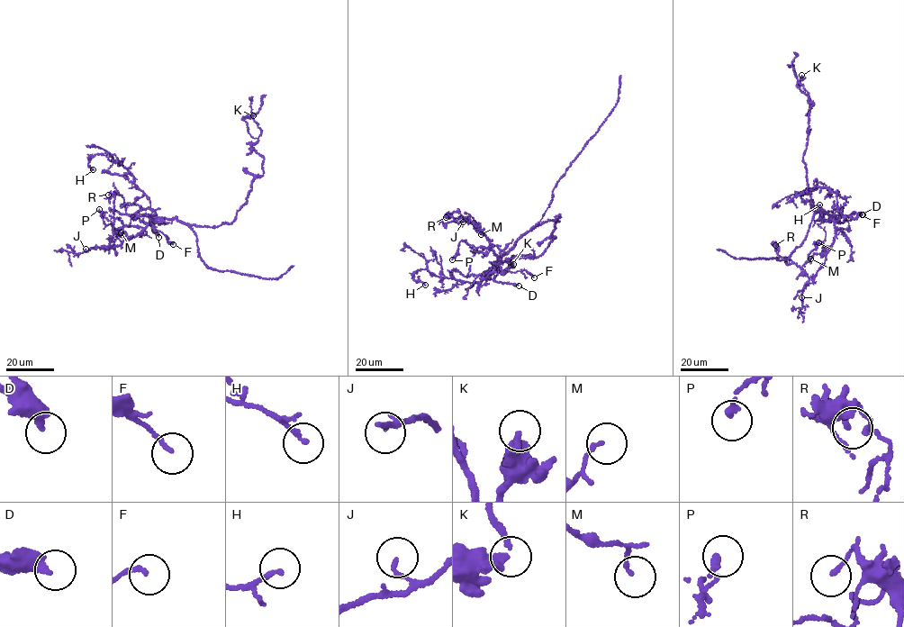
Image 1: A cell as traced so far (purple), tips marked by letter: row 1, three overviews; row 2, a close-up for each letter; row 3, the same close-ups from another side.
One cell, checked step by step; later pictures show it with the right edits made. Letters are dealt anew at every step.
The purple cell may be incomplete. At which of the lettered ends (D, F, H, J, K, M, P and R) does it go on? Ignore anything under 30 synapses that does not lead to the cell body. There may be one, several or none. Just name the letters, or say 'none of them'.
none of them

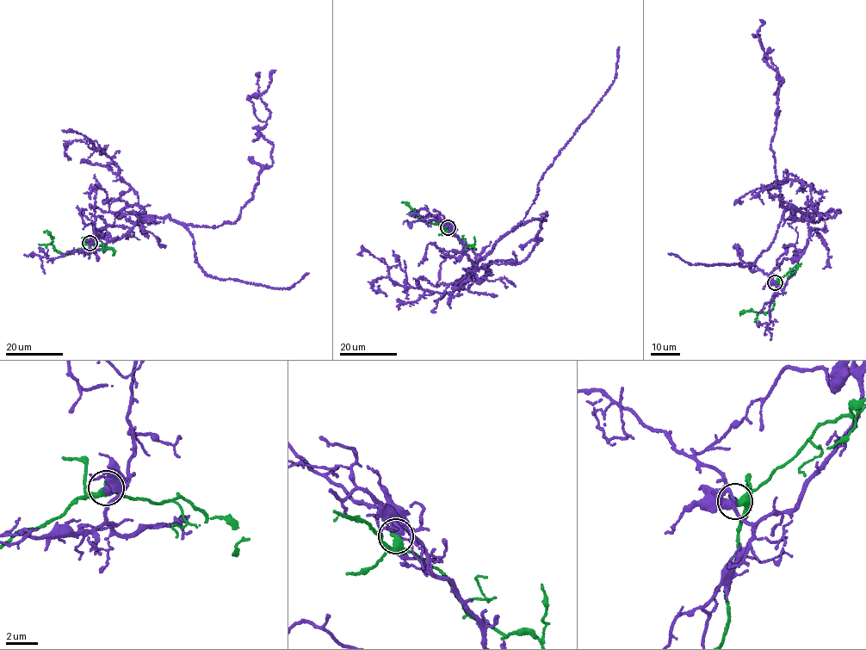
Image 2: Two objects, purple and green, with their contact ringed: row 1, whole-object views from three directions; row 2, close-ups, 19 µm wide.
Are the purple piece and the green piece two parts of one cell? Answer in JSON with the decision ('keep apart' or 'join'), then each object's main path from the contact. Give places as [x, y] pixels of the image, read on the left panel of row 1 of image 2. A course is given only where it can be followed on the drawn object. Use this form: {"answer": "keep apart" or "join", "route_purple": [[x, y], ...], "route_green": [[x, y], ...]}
{"answer": "keep apart", "route_purple": [[89, 242], [102, 249], [151, 215], [235, 221], [272, 164], [260, 97], [275, 70]], "route_green": [[89, 243], [66, 254], [54, 250], [50, 234], [44, 232]]}

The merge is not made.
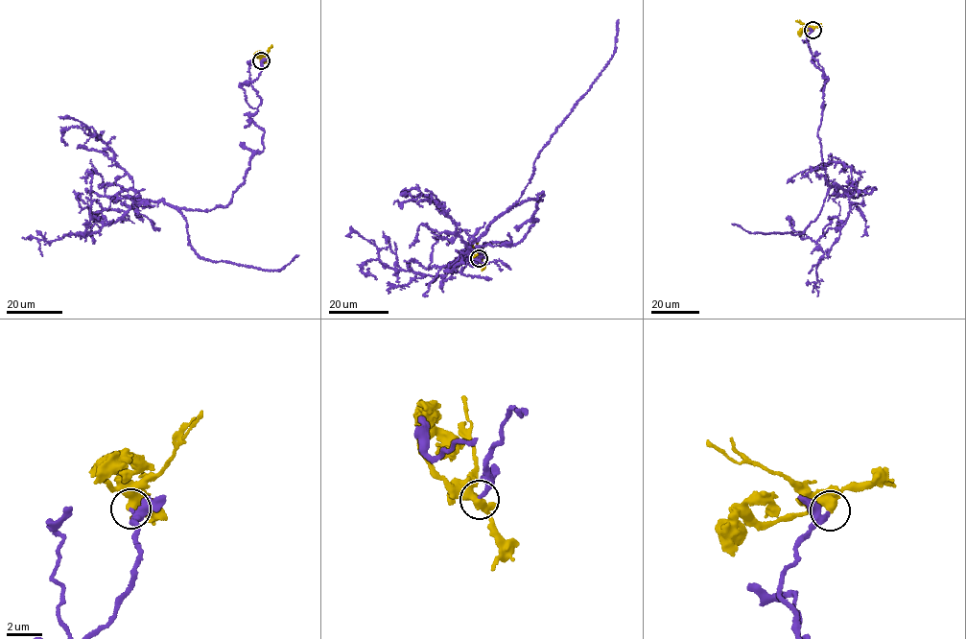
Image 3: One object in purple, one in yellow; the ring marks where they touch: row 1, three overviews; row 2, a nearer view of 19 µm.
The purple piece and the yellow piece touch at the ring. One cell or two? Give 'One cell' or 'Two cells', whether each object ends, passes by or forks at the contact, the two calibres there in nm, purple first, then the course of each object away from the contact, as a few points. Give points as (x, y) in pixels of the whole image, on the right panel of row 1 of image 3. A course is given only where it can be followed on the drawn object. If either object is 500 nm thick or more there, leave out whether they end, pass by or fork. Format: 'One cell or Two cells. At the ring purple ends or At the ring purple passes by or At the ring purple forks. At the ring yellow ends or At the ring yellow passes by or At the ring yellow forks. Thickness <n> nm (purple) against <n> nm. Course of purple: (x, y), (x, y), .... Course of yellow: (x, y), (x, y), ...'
One cell. At the ring purple ends. At the ring yellow passes by. Thickness 280 nm (purple) against 440 nm. Course of purple: (812, 30), (806, 41), (829, 80), (822, 167), (830, 187), (854, 191), (852, 168), (839, 162), (791, 181). Course of yellow: (812, 30), (796, 20)

